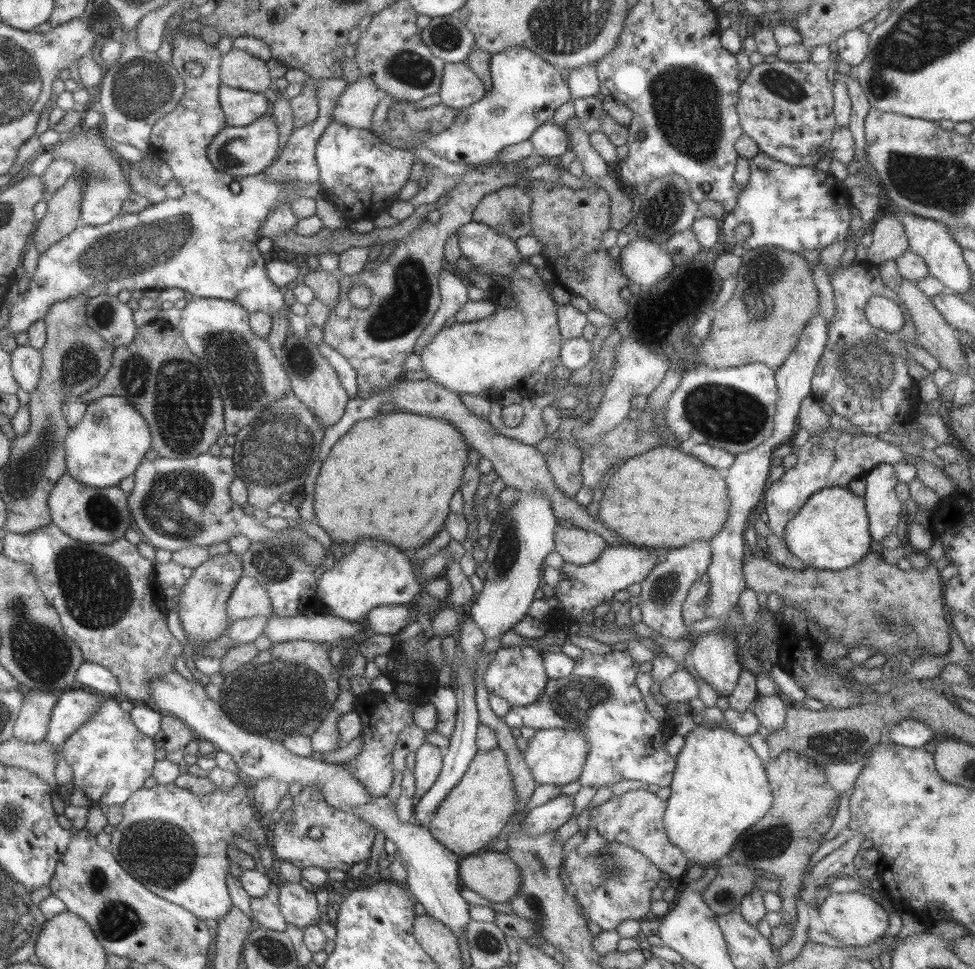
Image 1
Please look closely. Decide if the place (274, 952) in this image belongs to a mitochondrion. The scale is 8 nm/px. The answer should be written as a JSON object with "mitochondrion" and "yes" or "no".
{"mitochondrion":"yes"}

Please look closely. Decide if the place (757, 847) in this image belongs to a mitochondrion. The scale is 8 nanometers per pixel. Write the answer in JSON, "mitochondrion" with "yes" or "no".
{"mitochondrion":"yes"}

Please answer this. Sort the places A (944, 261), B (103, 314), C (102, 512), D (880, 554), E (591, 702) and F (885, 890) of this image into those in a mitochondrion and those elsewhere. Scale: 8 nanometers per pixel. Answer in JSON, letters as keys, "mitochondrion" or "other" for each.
{"A":"other","B":"mitochondrion","C":"mitochondrion","D":"other","E":"mitochondrion","F":"other"}

